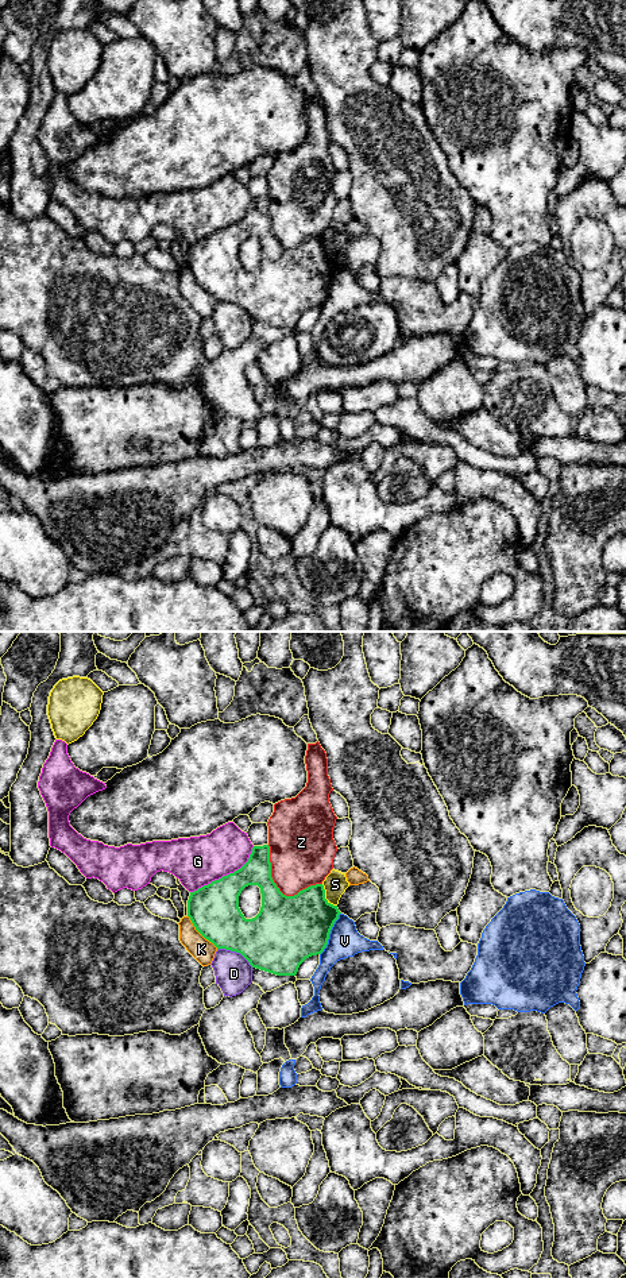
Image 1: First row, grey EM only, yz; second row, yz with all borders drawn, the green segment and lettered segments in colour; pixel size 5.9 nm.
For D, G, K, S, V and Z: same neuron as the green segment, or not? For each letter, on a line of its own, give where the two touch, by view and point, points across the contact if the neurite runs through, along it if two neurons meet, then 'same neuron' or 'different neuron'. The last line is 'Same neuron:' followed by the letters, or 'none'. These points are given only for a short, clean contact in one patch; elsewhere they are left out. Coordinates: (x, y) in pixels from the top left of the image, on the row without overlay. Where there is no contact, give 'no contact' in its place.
D: yz (235, 302) | different neuron
G: yz (227, 227) | different neuron
K: yz (200, 285) | different neuron
S: yz (324, 248) | different neuron
V: yz (329, 285) | along yz (340, 265), (331, 282), (328, 296), (320, 307) | different neuron
Z: yz (278, 240) | different neuron
Same neuron: none

